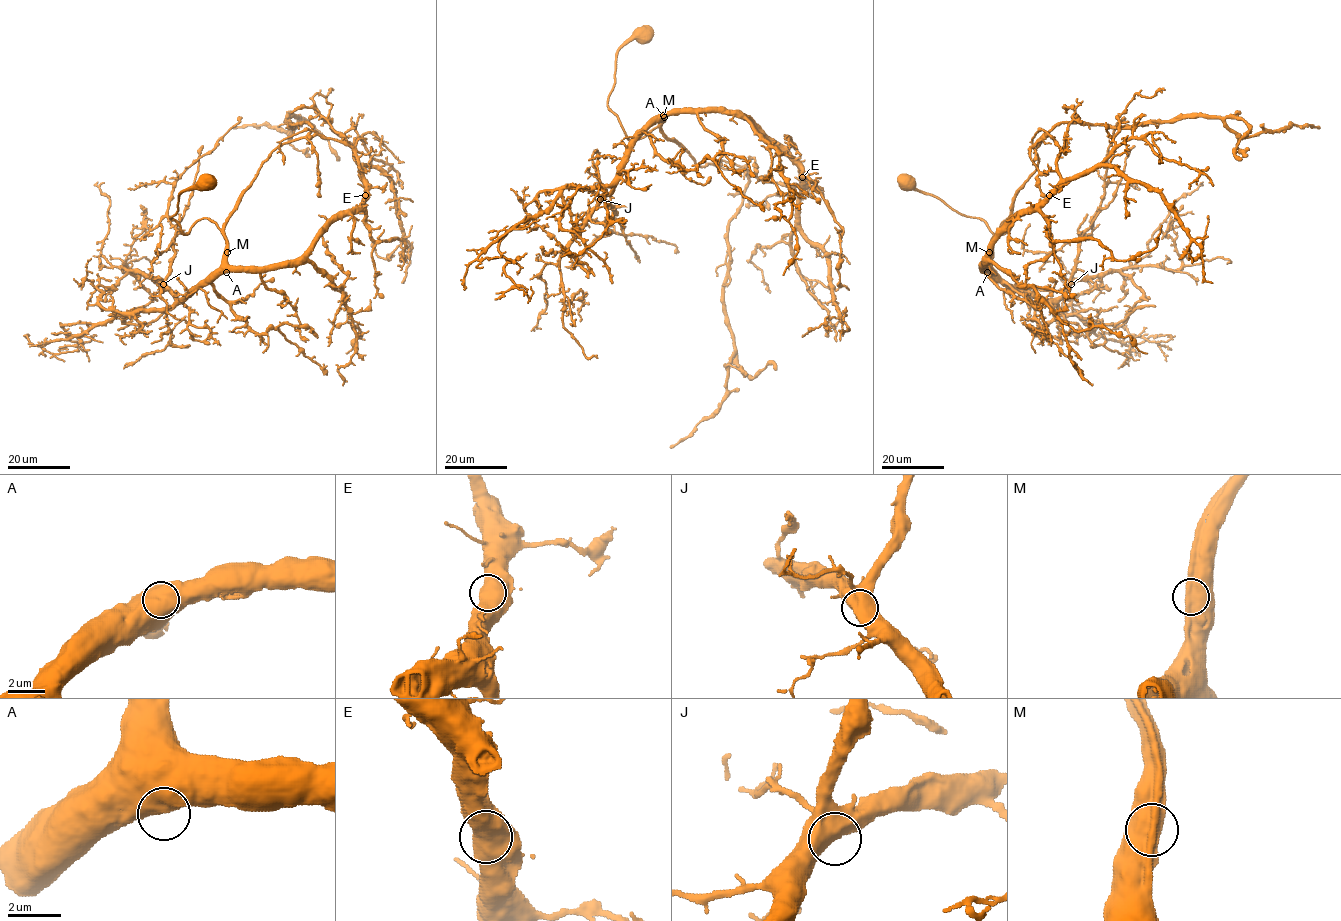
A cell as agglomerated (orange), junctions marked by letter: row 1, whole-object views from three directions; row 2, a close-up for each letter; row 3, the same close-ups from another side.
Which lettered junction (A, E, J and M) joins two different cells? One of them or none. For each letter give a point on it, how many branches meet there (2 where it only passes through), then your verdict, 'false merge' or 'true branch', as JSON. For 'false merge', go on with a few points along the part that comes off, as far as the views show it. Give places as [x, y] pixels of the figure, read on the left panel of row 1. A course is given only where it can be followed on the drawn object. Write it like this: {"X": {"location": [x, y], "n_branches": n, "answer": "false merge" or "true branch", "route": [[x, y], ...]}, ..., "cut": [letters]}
{"A": {"location": [226, 272], "n_branches": 1, "answer": "true branch"}, "E": {"location": [365, 195], "n_branches": 1, "answer": "true branch"}, "J": {"location": [163, 284], "n_branches": 1, "answer": "true branch"}, "M": {"location": [227, 252], "n_branches": 1, "answer": "true branch"}, "cut": []}

